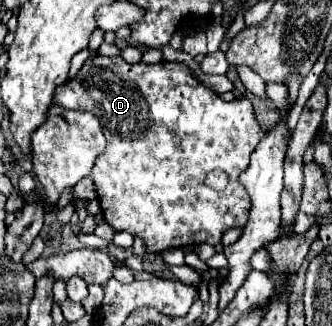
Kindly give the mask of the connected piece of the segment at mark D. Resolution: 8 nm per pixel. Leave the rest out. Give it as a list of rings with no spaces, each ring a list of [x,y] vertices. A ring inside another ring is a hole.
[[[99,54],[87,58],[83,68],[79,70],[79,74],[75,78],[69,78],[65,84],[61,84],[55,90],[55,100],[63,108],[91,112],[93,116],[99,116],[99,120],[103,124],[103,134],[107,138],[107,148],[95,160],[95,166],[93,166],[91,174],[93,174],[93,182],[95,182],[95,188],[97,188],[97,198],[99,198],[99,204],[101,204],[101,210],[103,210],[103,218],[115,232],[125,230],[131,236],[143,238],[145,246],[147,246],[147,252],[155,252],[157,254],[157,252],[163,252],[163,250],[169,250],[169,248],[183,248],[183,246],[189,246],[189,244],[203,244],[203,242],[215,246],[215,244],[221,242],[221,236],[223,236],[223,232],[227,228],[235,228],[235,226],[245,226],[247,224],[251,200],[249,200],[245,188],[239,184],[237,178],[247,168],[249,156],[255,150],[255,146],[263,140],[263,136],[267,136],[267,132],[257,124],[255,114],[253,114],[253,106],[251,106],[249,100],[245,100],[245,98],[239,98],[239,100],[233,100],[233,102],[221,100],[221,96],[215,94],[213,90],[209,90],[201,80],[197,80],[195,74],[189,70],[189,66],[183,64],[183,62],[165,62],[163,60],[159,64],[145,64],[145,62],[129,64],[121,56],[107,58],[107,56],[99,56]],[[211,170],[223,170],[229,176],[229,184],[227,184],[225,190],[217,192],[217,190],[213,190],[213,188],[209,188],[205,184],[205,178],[207,178],[207,174]]]

